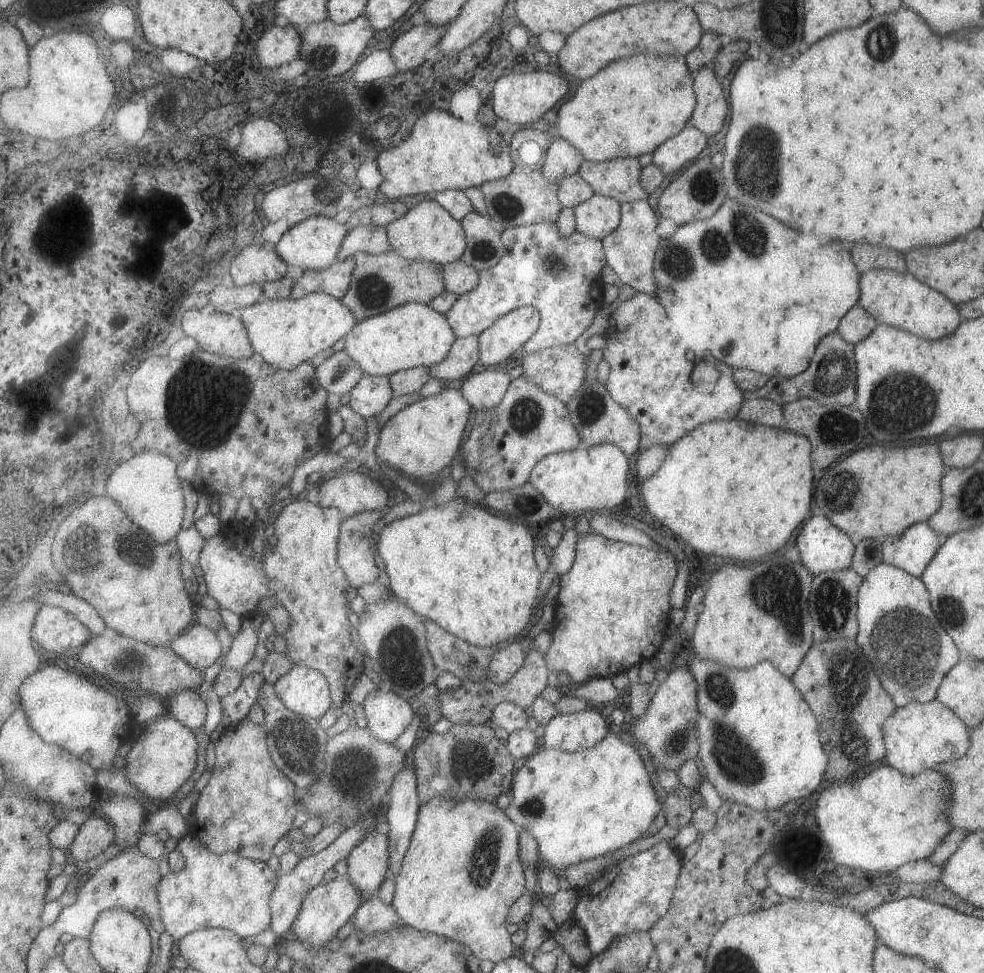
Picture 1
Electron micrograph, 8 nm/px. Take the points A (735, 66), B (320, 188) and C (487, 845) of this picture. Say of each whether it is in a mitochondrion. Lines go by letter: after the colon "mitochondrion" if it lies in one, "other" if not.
A: other
B: other
C: mitochondrion

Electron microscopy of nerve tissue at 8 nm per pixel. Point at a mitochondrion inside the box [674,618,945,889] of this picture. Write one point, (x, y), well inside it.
(846, 682)

